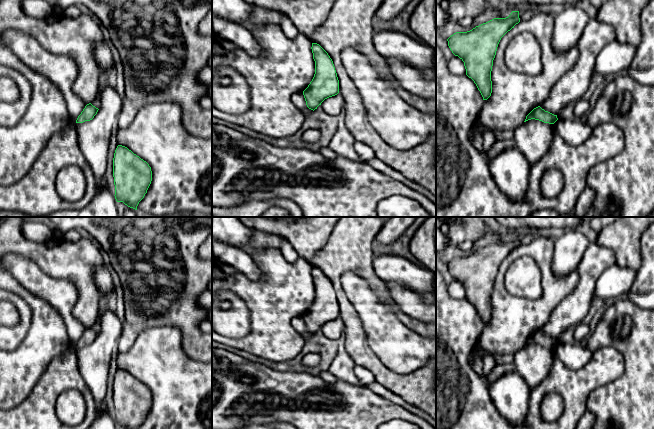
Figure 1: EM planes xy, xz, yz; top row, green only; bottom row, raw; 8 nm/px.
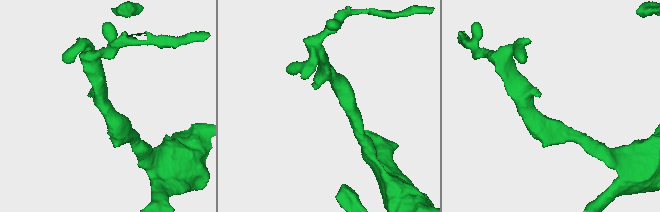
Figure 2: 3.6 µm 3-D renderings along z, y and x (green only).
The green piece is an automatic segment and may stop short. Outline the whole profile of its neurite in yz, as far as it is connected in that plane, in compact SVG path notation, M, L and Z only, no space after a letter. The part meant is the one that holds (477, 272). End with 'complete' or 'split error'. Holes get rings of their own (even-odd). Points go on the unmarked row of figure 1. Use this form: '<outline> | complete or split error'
M512 235L506 242L494 242L447 263L450 274L464 286L466 299L474 305L483 324L492 317L491 295L498 268L519 246L519 235Z | complete

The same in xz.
M312 267L311 273L315 285L315 298L303 319L307 331L314 335L325 323L339 317L339 304L328 277L317 267Z | complete

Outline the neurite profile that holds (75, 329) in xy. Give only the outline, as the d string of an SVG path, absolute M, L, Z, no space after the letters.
M71 313L64 317L64 322L70 342L73 347L76 347L78 340L81 338L87 327L77 320Z

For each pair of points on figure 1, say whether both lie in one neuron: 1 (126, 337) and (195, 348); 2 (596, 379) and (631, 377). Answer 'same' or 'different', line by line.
1: same
2: different

